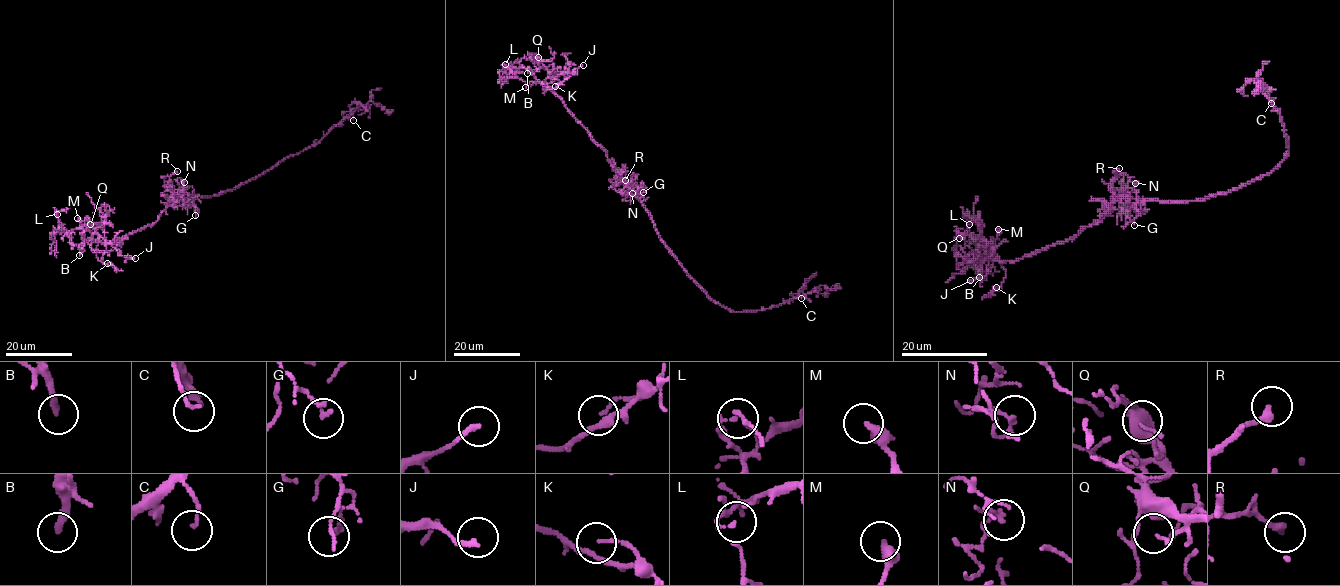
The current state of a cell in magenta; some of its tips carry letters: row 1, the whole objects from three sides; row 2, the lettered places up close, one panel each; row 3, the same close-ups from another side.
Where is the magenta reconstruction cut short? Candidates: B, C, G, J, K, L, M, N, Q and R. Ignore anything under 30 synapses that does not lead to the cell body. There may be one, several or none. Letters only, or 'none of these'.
B

